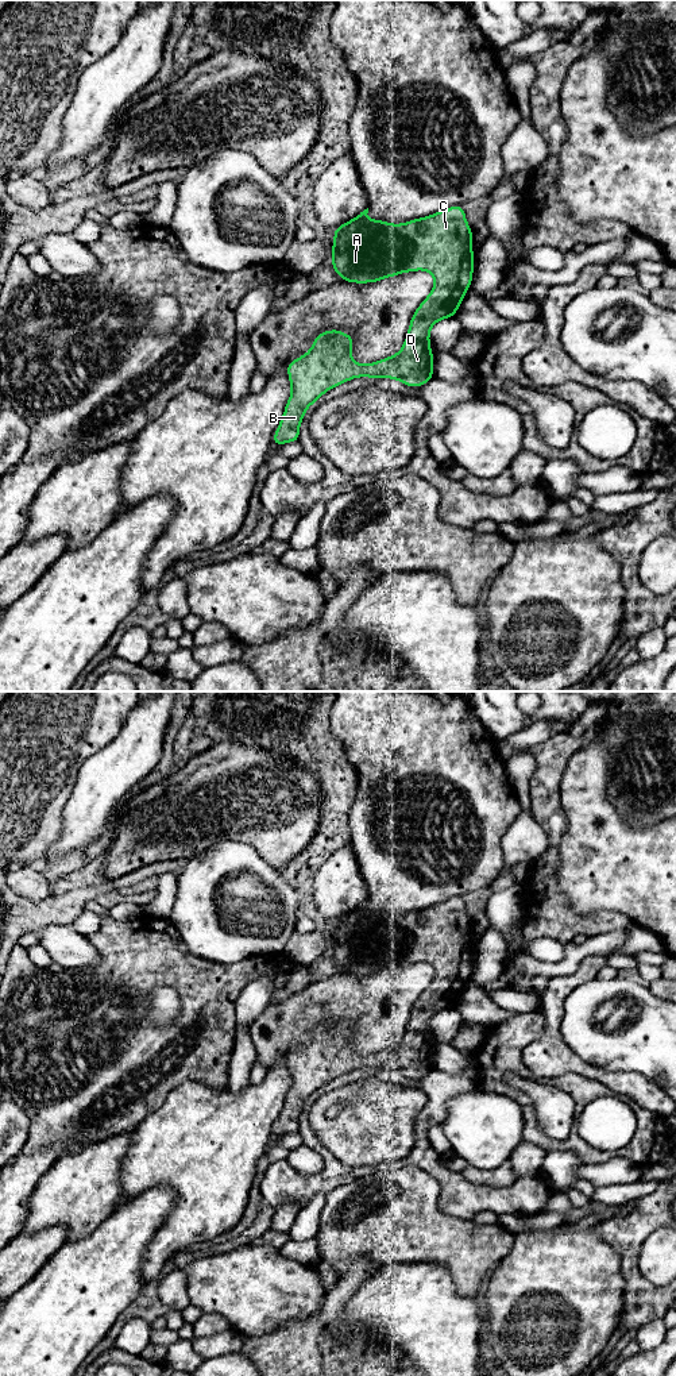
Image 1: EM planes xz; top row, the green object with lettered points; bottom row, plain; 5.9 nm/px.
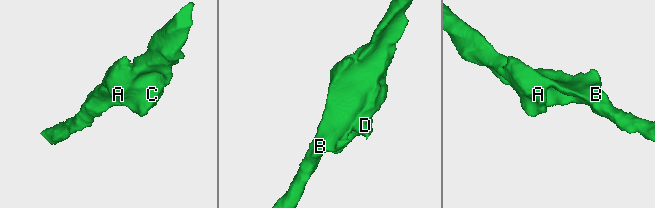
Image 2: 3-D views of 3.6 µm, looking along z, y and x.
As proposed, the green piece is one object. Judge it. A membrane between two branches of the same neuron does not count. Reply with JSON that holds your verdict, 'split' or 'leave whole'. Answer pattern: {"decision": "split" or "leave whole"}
{"decision": "leave whole"}

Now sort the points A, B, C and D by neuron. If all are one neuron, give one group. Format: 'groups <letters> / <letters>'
groups A B C D

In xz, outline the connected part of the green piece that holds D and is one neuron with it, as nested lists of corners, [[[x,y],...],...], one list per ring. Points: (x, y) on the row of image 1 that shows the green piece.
[[[455,205],[403,224],[371,220],[367,213],[368,208],[333,230],[332,269],[341,275],[344,282],[356,284],[378,282],[401,273],[426,270],[434,278],[433,289],[413,313],[399,352],[382,361],[359,365],[351,355],[354,336],[339,329],[320,332],[312,348],[286,366],[291,394],[273,438],[275,446],[298,442],[305,411],[325,392],[352,378],[393,378],[413,388],[429,382],[433,378],[430,328],[443,319],[453,317],[464,300],[464,293],[471,288],[475,255],[472,254],[472,230],[467,224],[463,205]]]

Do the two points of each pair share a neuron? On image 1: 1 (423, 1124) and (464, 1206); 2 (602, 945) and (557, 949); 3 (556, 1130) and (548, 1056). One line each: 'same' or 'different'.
1: same
2: different
3: different

